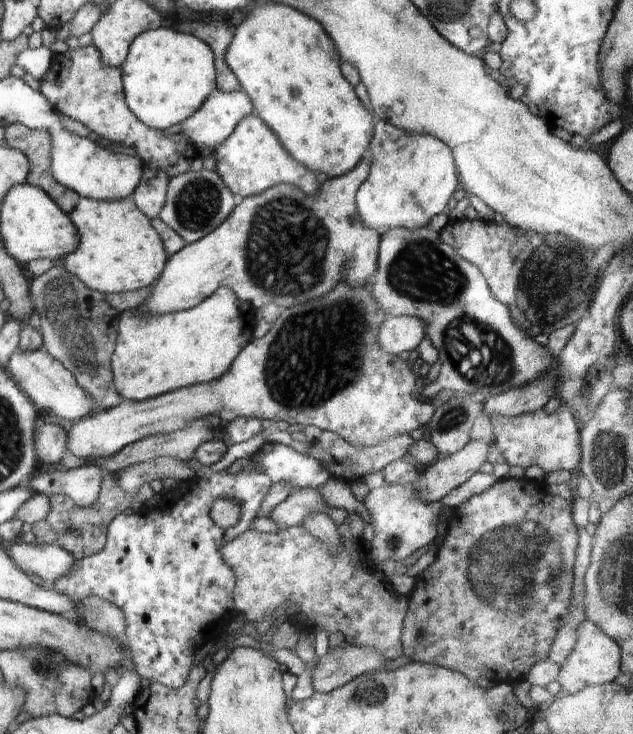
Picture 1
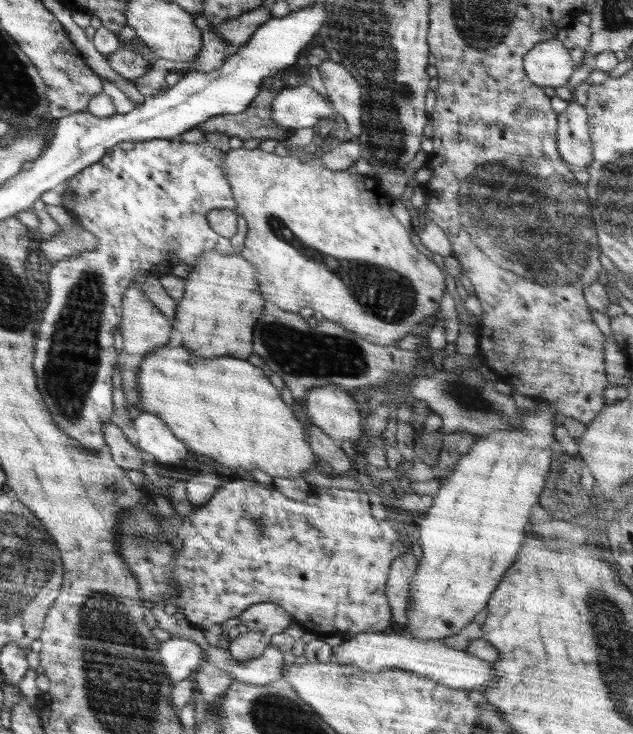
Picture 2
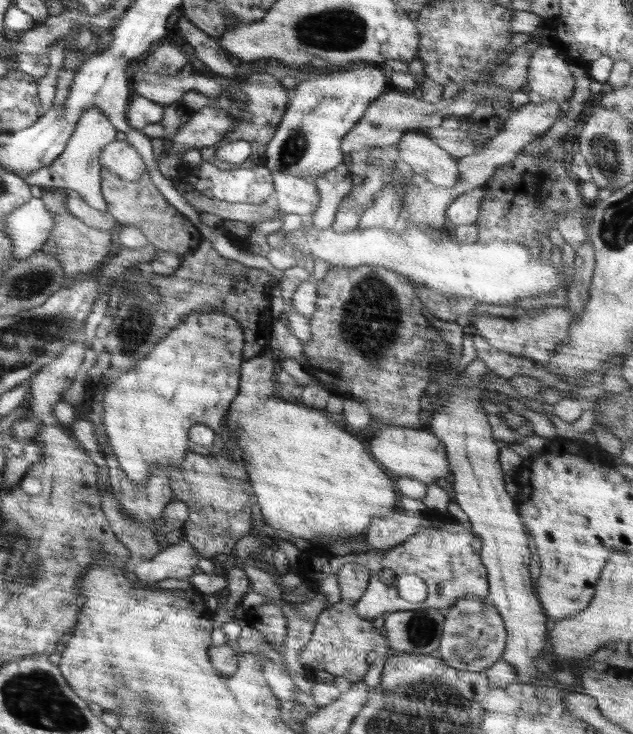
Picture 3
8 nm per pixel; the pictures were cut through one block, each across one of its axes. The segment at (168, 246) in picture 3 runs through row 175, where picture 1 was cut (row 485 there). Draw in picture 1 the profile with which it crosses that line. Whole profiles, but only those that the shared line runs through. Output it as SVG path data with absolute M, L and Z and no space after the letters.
M104 473L101 489L96 502L89 507L76 506L68 496L52 495L50 499L50 512L44 520L32 524L32 532L36 536L36 543L60 546L70 552L78 561L82 558L98 554L106 544L106 531L108 525L124 512L129 511L131 495L122 490L118 484L117 473Z

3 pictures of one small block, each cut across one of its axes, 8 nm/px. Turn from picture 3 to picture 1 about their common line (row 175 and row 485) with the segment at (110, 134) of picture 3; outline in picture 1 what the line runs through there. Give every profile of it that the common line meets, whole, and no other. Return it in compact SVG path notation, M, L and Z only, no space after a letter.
M94 465L77 468L40 468L26 482L32 492L51 497L68 496L76 506L89 507L98 498L104 472Z

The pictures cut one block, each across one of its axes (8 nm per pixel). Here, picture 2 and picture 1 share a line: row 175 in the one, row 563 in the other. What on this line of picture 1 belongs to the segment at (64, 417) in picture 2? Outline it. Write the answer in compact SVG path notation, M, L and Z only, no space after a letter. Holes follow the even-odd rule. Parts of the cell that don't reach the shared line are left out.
M208 466L202 472L202 476L183 480L174 488L163 491L156 506L116 516L108 525L104 548L98 554L78 560L68 576L53 584L56 592L72 598L74 602L95 596L118 606L126 617L125 642L132 652L139 675L168 688L184 686L195 663L196 652L206 643L216 643L220 635L228 632L237 614L233 600L235 574L232 567L224 562L220 548L251 528L272 486L272 480L260 470L245 469L231 474L228 470L212 471ZM218 498L225 504L241 508L237 523L226 530L210 517L210 510Z

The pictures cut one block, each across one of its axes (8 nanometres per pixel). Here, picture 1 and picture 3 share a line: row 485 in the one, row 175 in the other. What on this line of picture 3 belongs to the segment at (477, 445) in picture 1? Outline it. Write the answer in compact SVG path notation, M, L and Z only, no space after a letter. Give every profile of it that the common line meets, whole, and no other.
M410 131L400 138L397 160L404 160L416 174L439 187L454 188L460 180L457 159L422 132Z

